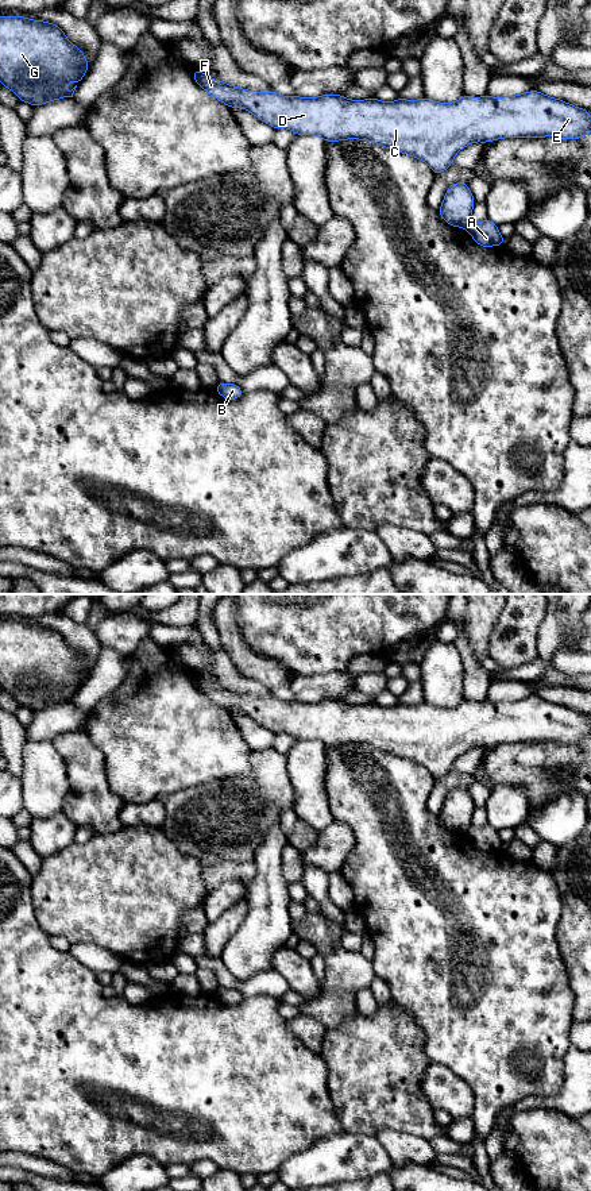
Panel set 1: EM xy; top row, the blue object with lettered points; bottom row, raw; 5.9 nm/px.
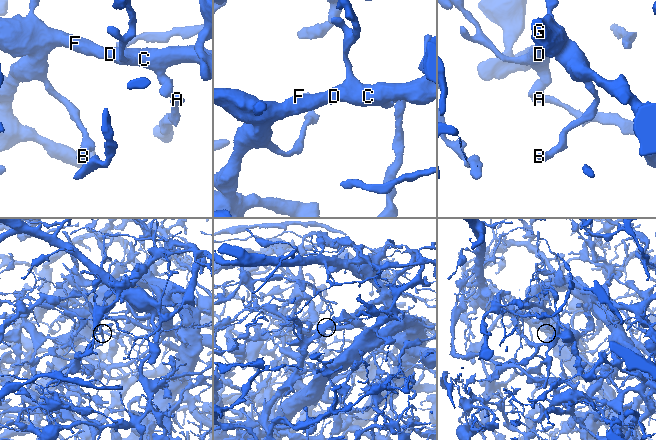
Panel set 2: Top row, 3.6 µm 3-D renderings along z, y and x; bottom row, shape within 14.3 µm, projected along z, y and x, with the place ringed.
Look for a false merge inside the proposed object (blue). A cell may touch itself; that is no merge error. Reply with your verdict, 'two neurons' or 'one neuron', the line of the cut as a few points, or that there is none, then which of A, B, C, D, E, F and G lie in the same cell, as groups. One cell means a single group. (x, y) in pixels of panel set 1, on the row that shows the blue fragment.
two neurons; cut xy (471, 219), (466, 228); groups A / B C D E F G

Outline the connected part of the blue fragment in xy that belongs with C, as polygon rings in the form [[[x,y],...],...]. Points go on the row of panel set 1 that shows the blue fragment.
[[[200,69],[194,81],[231,109],[240,107],[273,128],[317,135],[325,142],[370,140],[428,163],[436,174],[474,142],[503,138],[582,139],[591,132],[591,115],[536,89],[517,96],[471,97],[439,103],[422,97],[385,103],[376,97],[349,100],[341,95],[286,97],[213,80]]]

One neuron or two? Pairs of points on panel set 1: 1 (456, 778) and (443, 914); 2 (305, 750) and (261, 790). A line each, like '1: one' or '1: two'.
1: two
2: two

